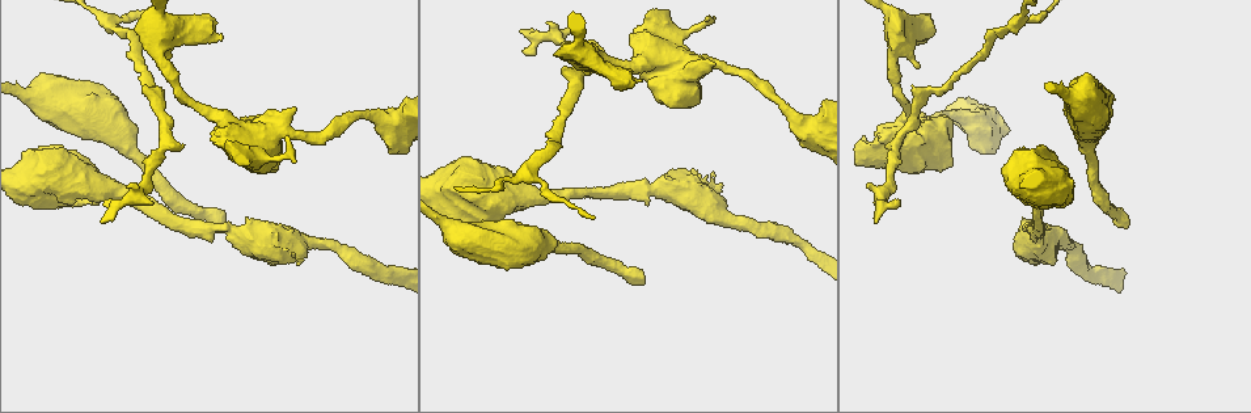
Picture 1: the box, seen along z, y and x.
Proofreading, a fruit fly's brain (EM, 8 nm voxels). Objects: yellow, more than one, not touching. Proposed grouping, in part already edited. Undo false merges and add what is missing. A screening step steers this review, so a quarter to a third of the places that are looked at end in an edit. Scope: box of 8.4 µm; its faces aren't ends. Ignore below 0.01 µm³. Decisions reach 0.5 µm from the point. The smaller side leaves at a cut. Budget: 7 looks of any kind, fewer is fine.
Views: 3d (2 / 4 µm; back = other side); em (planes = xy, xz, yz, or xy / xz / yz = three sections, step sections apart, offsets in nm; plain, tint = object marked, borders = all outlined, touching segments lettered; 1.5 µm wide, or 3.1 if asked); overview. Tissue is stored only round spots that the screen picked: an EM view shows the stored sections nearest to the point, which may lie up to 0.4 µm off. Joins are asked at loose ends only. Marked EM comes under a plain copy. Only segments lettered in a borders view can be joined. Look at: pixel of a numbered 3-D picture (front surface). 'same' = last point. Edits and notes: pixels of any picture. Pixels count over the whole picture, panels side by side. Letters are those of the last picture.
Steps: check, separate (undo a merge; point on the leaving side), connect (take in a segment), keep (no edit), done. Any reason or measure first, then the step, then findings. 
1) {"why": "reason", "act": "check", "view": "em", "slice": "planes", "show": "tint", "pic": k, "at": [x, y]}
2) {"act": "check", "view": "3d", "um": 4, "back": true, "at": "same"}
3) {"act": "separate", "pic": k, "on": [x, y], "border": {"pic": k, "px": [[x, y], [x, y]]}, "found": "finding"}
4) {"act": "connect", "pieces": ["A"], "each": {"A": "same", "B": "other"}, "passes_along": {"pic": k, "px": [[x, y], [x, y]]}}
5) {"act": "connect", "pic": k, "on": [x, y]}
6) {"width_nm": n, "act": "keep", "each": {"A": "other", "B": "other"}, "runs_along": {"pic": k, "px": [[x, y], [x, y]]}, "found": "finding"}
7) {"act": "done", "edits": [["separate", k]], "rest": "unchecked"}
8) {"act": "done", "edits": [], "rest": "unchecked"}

{"why": "stops while still wide", "act": "check", "view": "em", "slice": "planes", "show": "borders", "pic": 1, "at": [295, 108]}

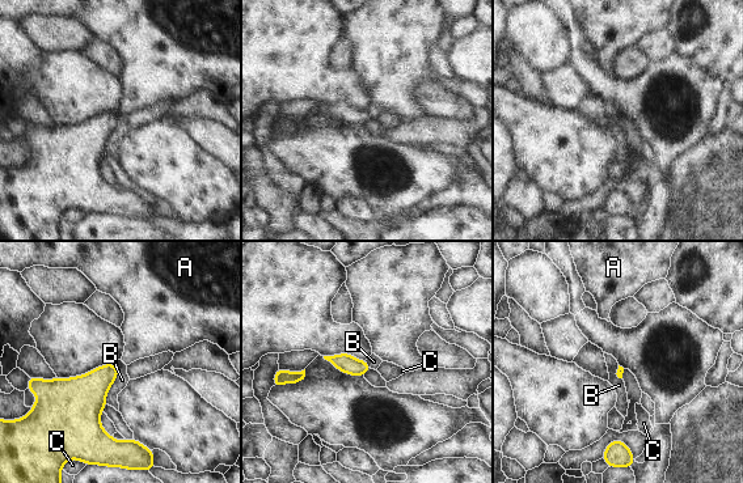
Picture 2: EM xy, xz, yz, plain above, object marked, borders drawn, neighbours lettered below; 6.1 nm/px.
{"act": "keep", "each": {"A": "other", "B": "other", "C": "other"}, "border": {"pic": 2, "px": [[117, 364], [117, 378], [105, 403]]}, "found": "no lettered segment goes on from it"}

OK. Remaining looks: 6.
{"why": "branch stops here", "act": "check", "view": "em", "slice": "planes", "show": "borders", "pic": 1, "at": [639, 82]}

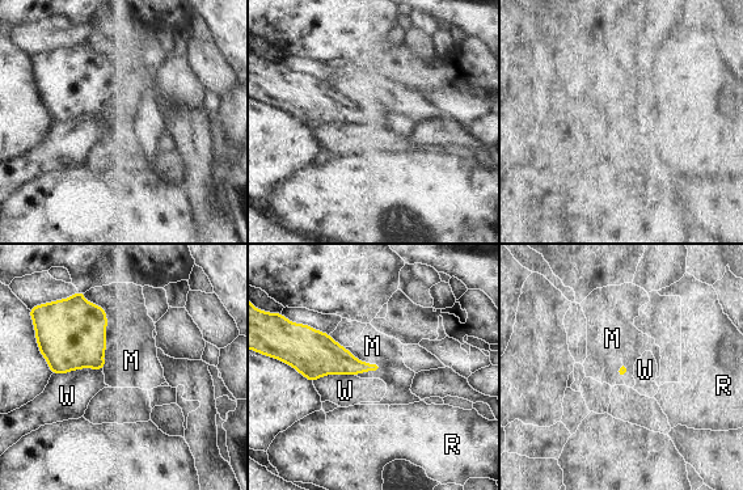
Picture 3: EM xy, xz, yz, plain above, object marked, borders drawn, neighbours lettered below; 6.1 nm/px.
{"act": "keep", "each": {"M": "other", "R": "other", "W": "other"}, "found": "none of them fits"}

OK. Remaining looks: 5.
{"why": "thick end", "act": "check", "view": "em", "slice": "planes", "show": "borders", "pic": 1, "at": [634, 28]}

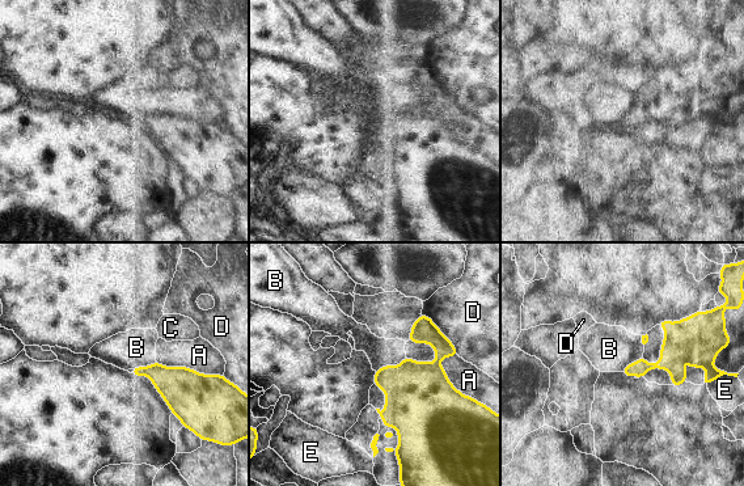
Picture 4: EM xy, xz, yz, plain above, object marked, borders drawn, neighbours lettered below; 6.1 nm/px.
{"longest_contact_nm": ["D", 360], "act": "keep", "each": {"A": "other", "B": "other", "C": "other", "D": "other", "E": "other"}, "border": {"pic": 4, "px": [[405, 354], [396, 366], [375, 371]]}, "found": "no lettered segment goes on from it"}

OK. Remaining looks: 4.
{"act": "done", "edits": [], "rest": "unchecked"}

